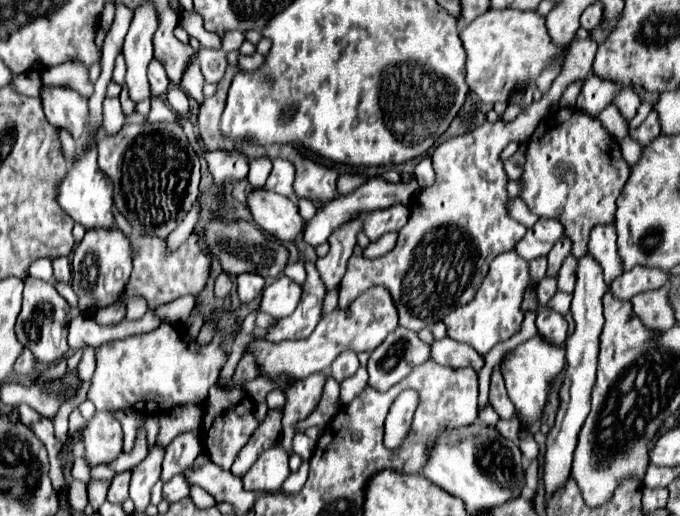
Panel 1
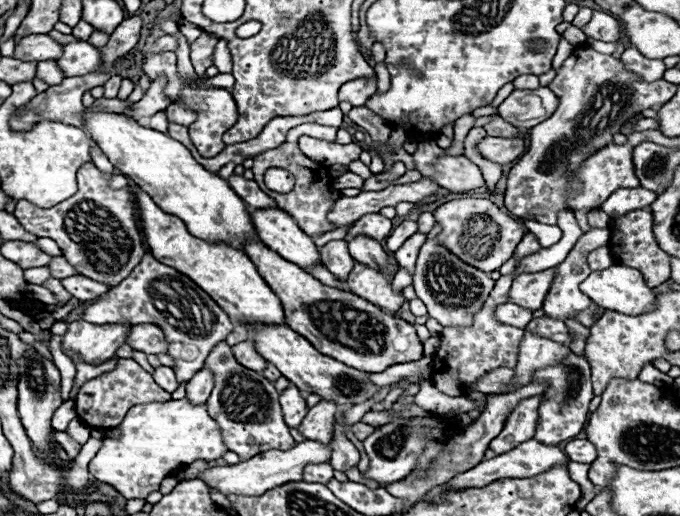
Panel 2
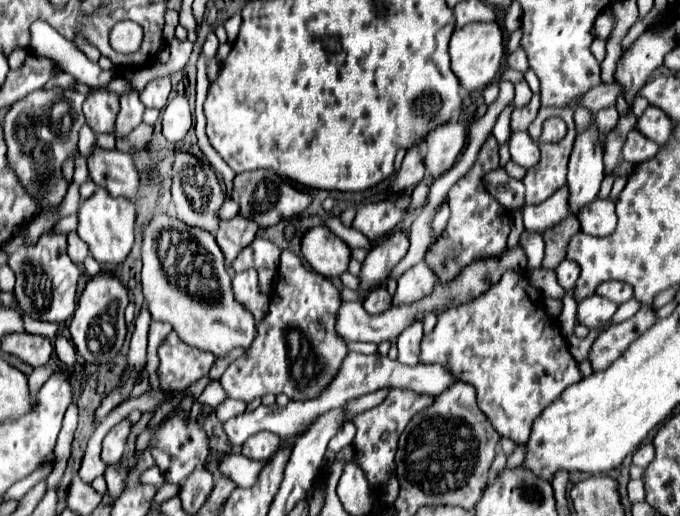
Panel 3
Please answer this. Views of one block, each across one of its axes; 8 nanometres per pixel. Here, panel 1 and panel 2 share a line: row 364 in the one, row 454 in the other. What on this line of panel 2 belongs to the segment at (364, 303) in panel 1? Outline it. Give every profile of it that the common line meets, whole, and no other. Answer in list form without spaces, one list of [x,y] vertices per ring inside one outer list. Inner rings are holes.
[[[300,442],[290,450],[268,450],[268,452],[260,452],[250,460],[232,464],[232,466],[218,466],[218,468],[208,468],[200,474],[200,478],[204,482],[208,482],[210,488],[220,490],[222,494],[264,494],[266,490],[272,490],[274,486],[282,486],[286,482],[294,482],[300,480],[302,468],[308,462],[326,462],[330,460],[332,448],[330,444],[320,444],[320,442]]]

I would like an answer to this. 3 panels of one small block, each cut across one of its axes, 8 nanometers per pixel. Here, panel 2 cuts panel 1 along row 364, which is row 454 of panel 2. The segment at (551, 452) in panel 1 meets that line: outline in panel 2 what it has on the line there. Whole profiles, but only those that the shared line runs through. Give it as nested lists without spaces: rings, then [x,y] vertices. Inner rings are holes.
[[[570,440],[566,442],[566,448],[564,448],[566,456],[572,460],[572,462],[580,462],[580,464],[592,464],[596,460],[596,448],[592,446],[592,442],[588,440]]]

